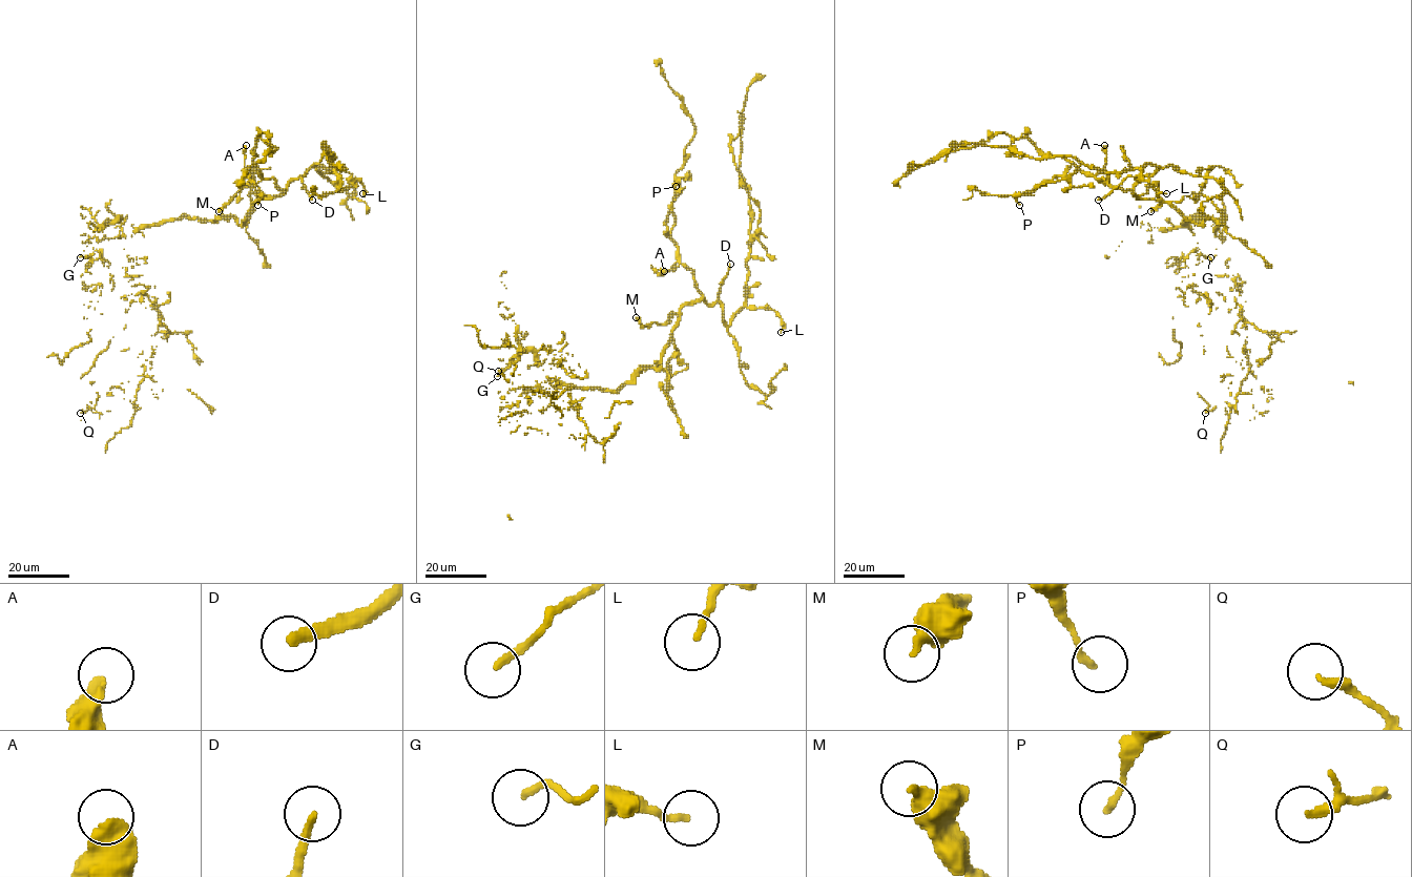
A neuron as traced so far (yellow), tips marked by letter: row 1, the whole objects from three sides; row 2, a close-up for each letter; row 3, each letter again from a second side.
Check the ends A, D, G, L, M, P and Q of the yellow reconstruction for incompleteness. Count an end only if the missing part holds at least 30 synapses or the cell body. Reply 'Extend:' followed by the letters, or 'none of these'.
Extend: D

